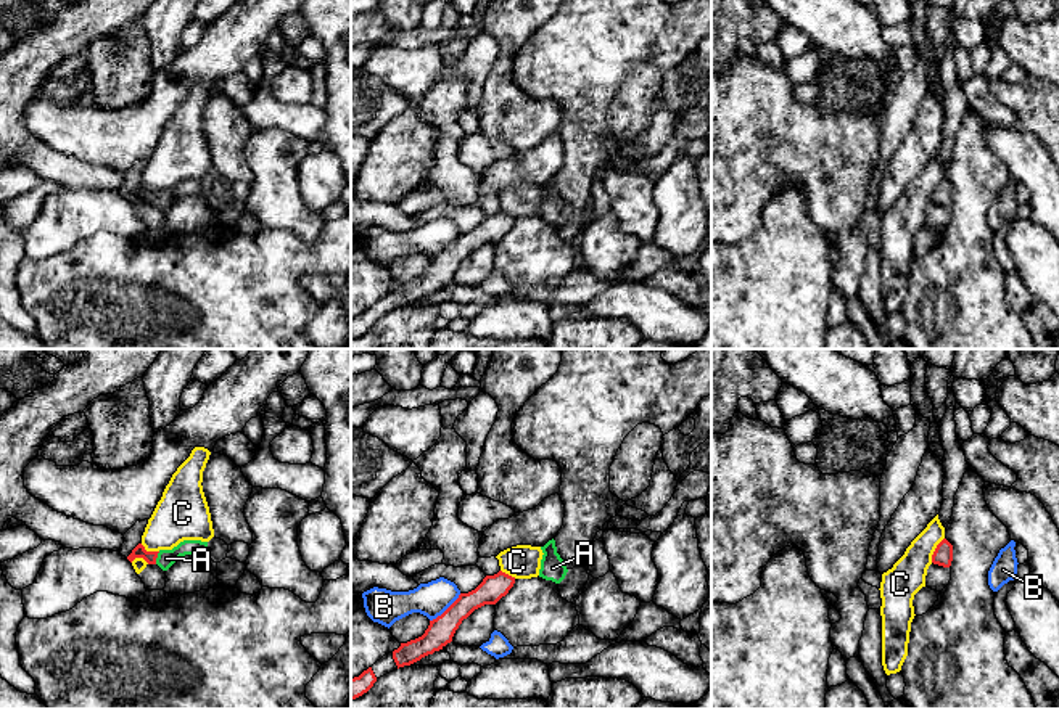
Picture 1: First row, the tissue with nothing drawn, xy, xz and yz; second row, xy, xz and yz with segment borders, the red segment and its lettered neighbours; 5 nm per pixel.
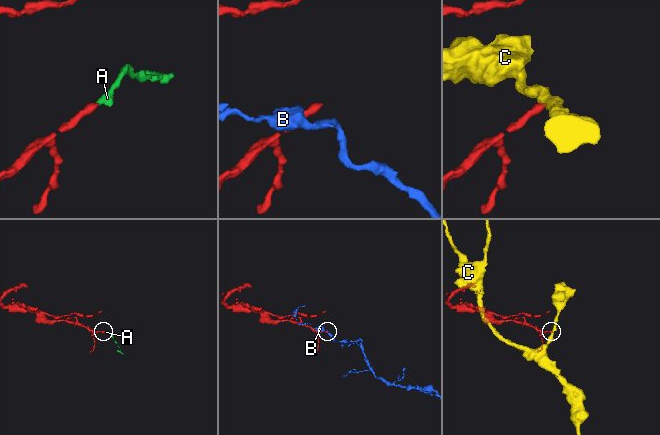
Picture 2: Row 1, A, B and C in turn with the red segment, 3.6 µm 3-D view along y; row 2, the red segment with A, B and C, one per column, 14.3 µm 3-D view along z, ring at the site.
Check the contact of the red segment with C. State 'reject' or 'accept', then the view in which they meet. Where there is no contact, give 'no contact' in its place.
reject | yz

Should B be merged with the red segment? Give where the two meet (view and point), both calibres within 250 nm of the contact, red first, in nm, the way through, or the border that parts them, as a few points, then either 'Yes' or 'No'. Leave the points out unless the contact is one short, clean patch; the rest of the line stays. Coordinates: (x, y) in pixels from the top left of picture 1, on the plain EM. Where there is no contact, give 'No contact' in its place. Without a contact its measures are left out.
Touches red at xz (446, 249). Thickness 140 nm (red) against 170 nm. Boundary: xz (461, 233), (430, 261). No

